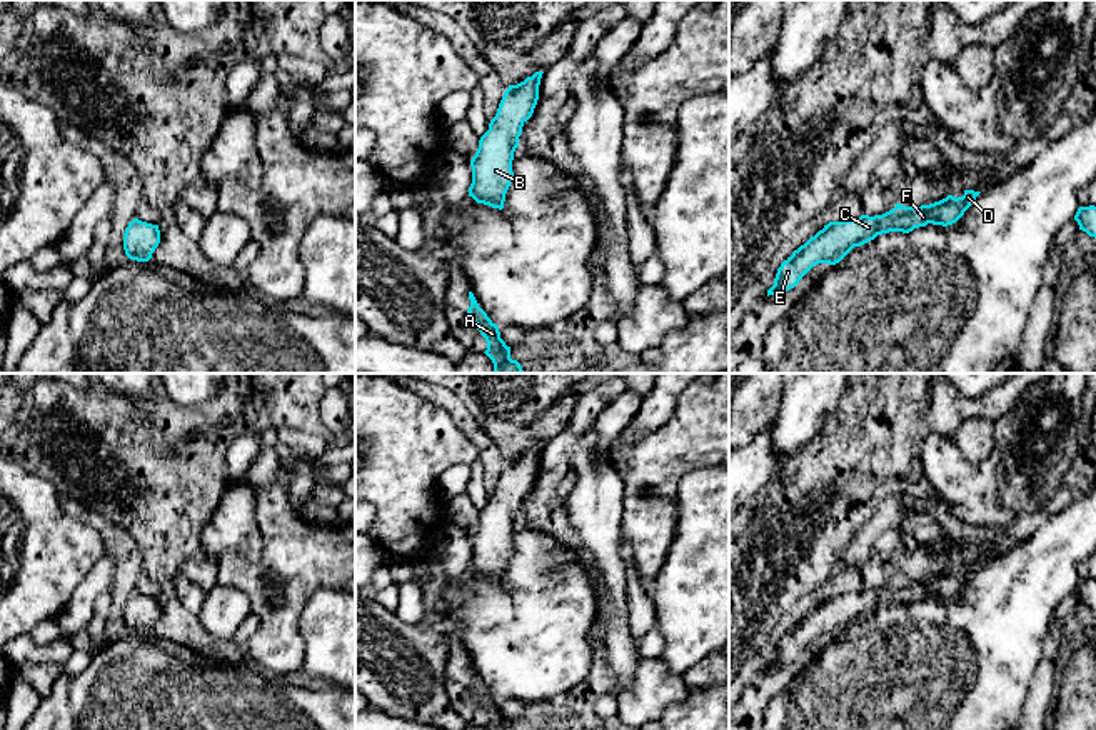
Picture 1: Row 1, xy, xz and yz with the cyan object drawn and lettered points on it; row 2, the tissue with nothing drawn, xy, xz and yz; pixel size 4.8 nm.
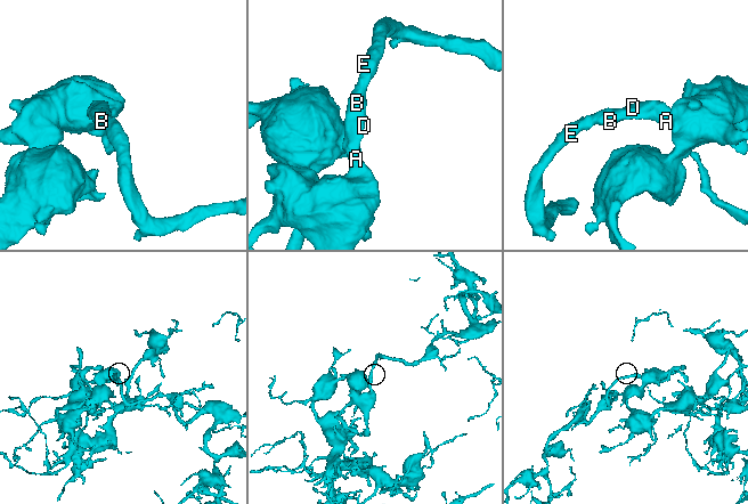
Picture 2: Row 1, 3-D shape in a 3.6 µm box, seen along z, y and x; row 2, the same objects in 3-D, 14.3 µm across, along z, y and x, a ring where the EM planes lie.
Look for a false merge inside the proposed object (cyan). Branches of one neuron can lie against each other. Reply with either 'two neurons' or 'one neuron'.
one neuron

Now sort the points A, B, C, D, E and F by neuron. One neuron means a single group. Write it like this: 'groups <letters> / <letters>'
groups A B C D E F

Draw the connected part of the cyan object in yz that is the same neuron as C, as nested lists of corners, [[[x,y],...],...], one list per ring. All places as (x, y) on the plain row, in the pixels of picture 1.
[[[964,563],[963,570],[948,568],[929,578],[904,580],[896,577],[892,583],[882,588],[861,588],[859,592],[829,595],[781,637],[774,658],[767,663],[767,670],[794,662],[817,637],[839,637],[854,620],[861,620],[877,608],[889,605],[909,607],[928,597],[953,598],[964,588],[979,567]]]

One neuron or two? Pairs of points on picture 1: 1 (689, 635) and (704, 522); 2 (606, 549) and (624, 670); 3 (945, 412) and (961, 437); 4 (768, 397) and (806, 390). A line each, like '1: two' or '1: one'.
1: one
2: one
3: two
4: two

